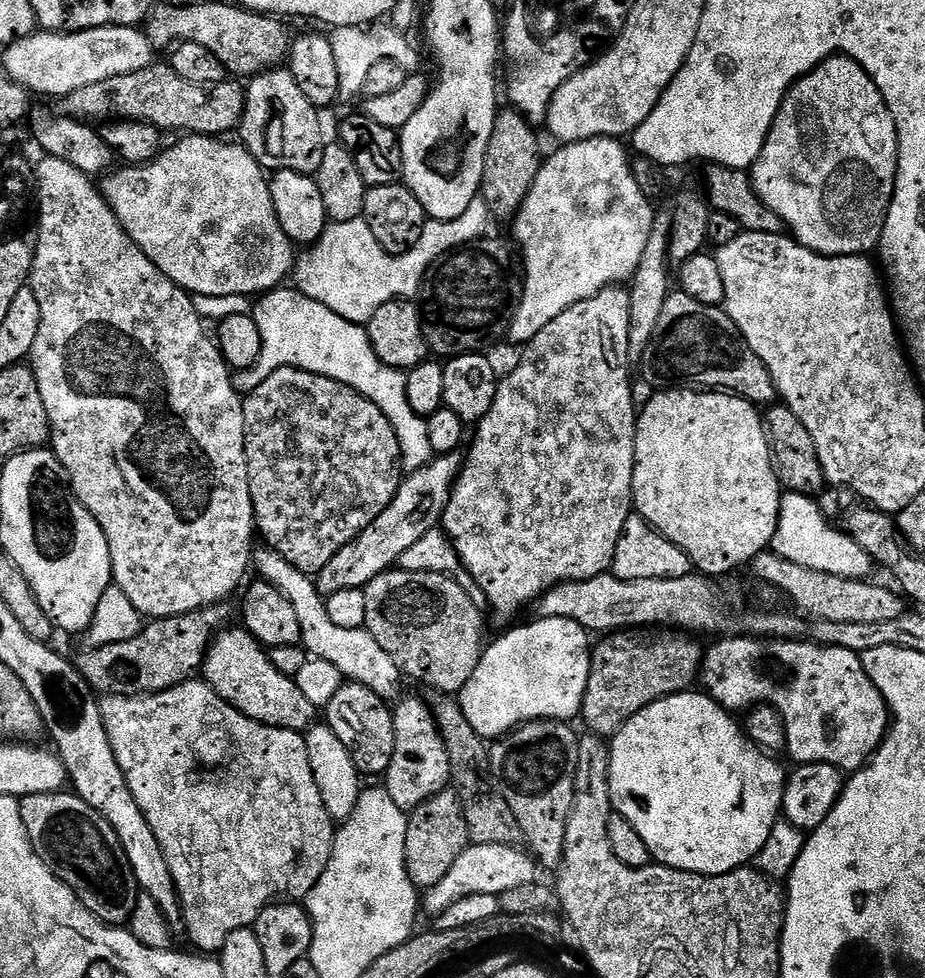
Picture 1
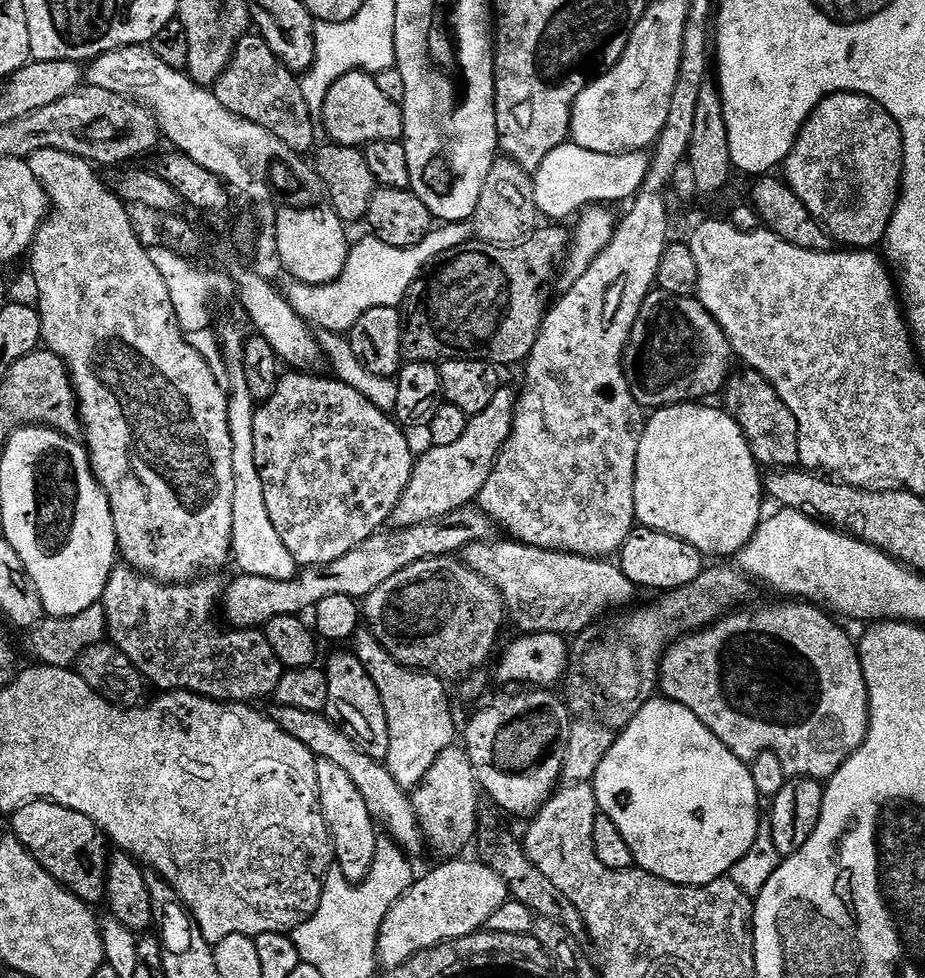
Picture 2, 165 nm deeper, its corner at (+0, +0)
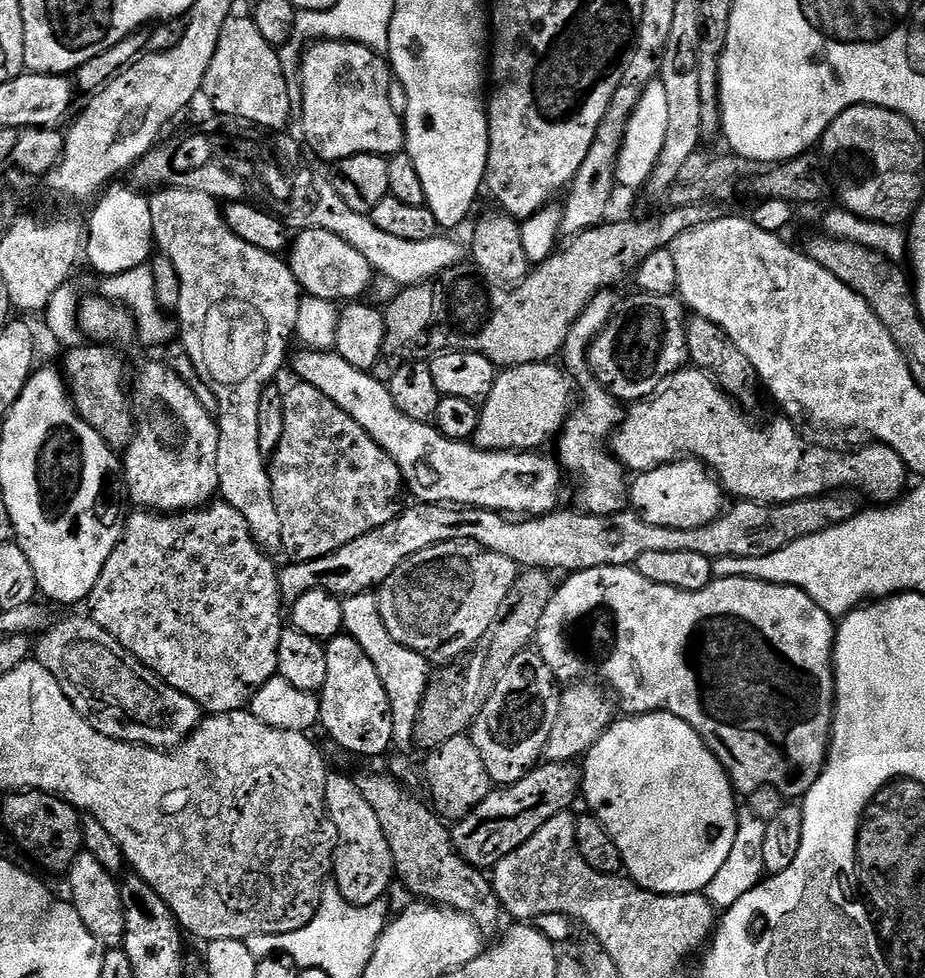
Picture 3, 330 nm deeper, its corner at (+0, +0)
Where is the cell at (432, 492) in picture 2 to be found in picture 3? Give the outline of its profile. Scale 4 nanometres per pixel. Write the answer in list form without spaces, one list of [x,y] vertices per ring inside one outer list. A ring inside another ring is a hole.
[[[552,362],[527,364],[505,368],[497,375],[487,400],[483,401],[480,408],[480,425],[476,431],[479,447],[489,452],[530,452],[540,450],[552,435],[553,439],[561,431],[568,413],[574,407],[573,381],[563,367],[556,366]]]

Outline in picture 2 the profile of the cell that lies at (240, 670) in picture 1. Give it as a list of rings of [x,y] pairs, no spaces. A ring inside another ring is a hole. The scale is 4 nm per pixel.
[[[283,706],[273,709],[270,712],[272,721],[286,730],[290,738],[298,738],[298,742],[302,742],[302,746],[306,746],[306,750],[310,750],[313,756],[334,762],[334,766],[346,770],[346,775],[352,779],[354,786],[358,786],[358,794],[362,794],[366,810],[370,810],[373,820],[383,831],[384,828],[388,831],[385,832],[387,839],[393,840],[409,858],[425,855],[424,835],[414,814],[411,795],[402,786],[398,786],[398,782],[394,782],[394,774],[390,774],[385,761],[370,758],[370,754],[358,750],[358,746],[354,746],[354,742],[350,742],[346,734],[339,732],[324,712],[307,712]]]

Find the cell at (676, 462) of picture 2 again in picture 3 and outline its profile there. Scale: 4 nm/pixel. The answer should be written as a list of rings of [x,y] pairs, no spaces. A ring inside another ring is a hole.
[[[691,458],[677,460],[674,464],[661,464],[653,472],[639,473],[630,484],[631,511],[654,526],[697,528],[703,524],[708,524],[715,516],[720,515],[725,507],[724,500],[726,501],[725,493],[719,483],[710,475],[709,469],[705,468],[700,461]]]

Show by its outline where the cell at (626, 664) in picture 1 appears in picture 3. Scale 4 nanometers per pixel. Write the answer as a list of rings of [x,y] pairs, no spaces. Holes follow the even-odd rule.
[[[541,763],[518,782],[497,787],[475,810],[455,821],[450,828],[452,845],[467,864],[491,870],[506,854],[514,854],[518,846],[534,838],[550,818],[569,811],[581,788],[582,772],[575,763]]]

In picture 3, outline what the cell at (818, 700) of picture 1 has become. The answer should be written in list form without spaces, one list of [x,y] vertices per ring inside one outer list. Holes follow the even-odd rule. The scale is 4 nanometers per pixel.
[[[602,566],[594,570],[582,570],[571,573],[565,580],[568,581],[561,588],[559,585],[553,591],[550,602],[540,616],[534,637],[535,651],[539,652],[557,681],[595,681],[605,689],[612,688],[611,695],[614,700],[616,695],[615,703],[620,703],[628,714],[662,711],[682,718],[682,722],[693,728],[716,755],[737,793],[751,794],[759,788],[773,788],[785,798],[800,798],[810,790],[810,786],[819,778],[820,771],[824,768],[824,759],[828,756],[834,703],[832,644],[836,641],[837,625],[833,617],[828,616],[826,610],[822,610],[822,606],[815,604],[805,592],[794,586],[751,580],[745,576],[721,576],[697,592],[650,582],[650,578],[642,578],[642,574],[638,574],[634,566]]]

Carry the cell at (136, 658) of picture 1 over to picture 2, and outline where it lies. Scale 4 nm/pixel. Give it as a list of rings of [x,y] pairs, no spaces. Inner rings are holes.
[[[479,506],[459,508],[422,526],[389,527],[375,532],[370,538],[366,538],[366,542],[354,546],[350,554],[342,554],[342,558],[334,562],[307,565],[303,570],[297,571],[292,580],[258,578],[258,574],[237,575],[237,580],[225,587],[222,612],[224,608],[224,616],[233,629],[260,630],[279,616],[300,616],[307,608],[308,611],[315,609],[322,598],[330,598],[334,594],[349,596],[351,600],[360,602],[374,590],[378,590],[378,586],[382,586],[386,578],[394,578],[398,570],[406,570],[406,566],[414,566],[414,562],[461,553],[466,546],[470,546],[470,542],[493,539],[492,531],[492,519]]]

